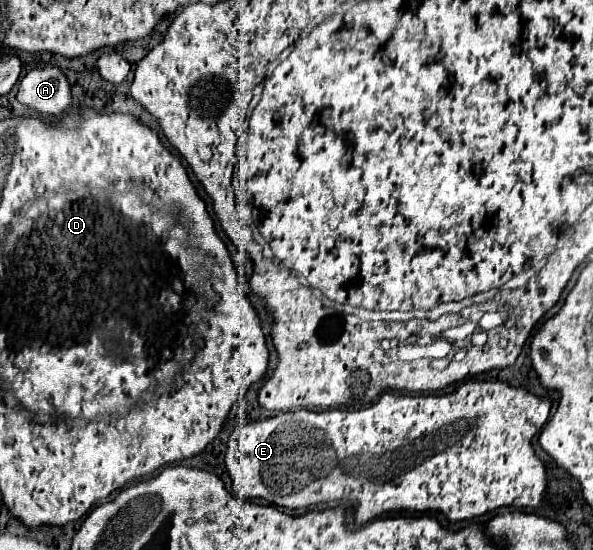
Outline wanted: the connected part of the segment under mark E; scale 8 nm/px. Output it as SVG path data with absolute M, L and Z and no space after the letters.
M468 380L444 394L398 396L384 392L376 404L362 410L296 410L238 426L228 438L224 462L238 498L264 498L288 510L348 500L354 506L356 526L384 512L400 510L440 512L448 522L464 522L502 506L542 506L548 478L544 462L532 450L532 438L548 420L550 408L550 398L528 394L506 382Z

